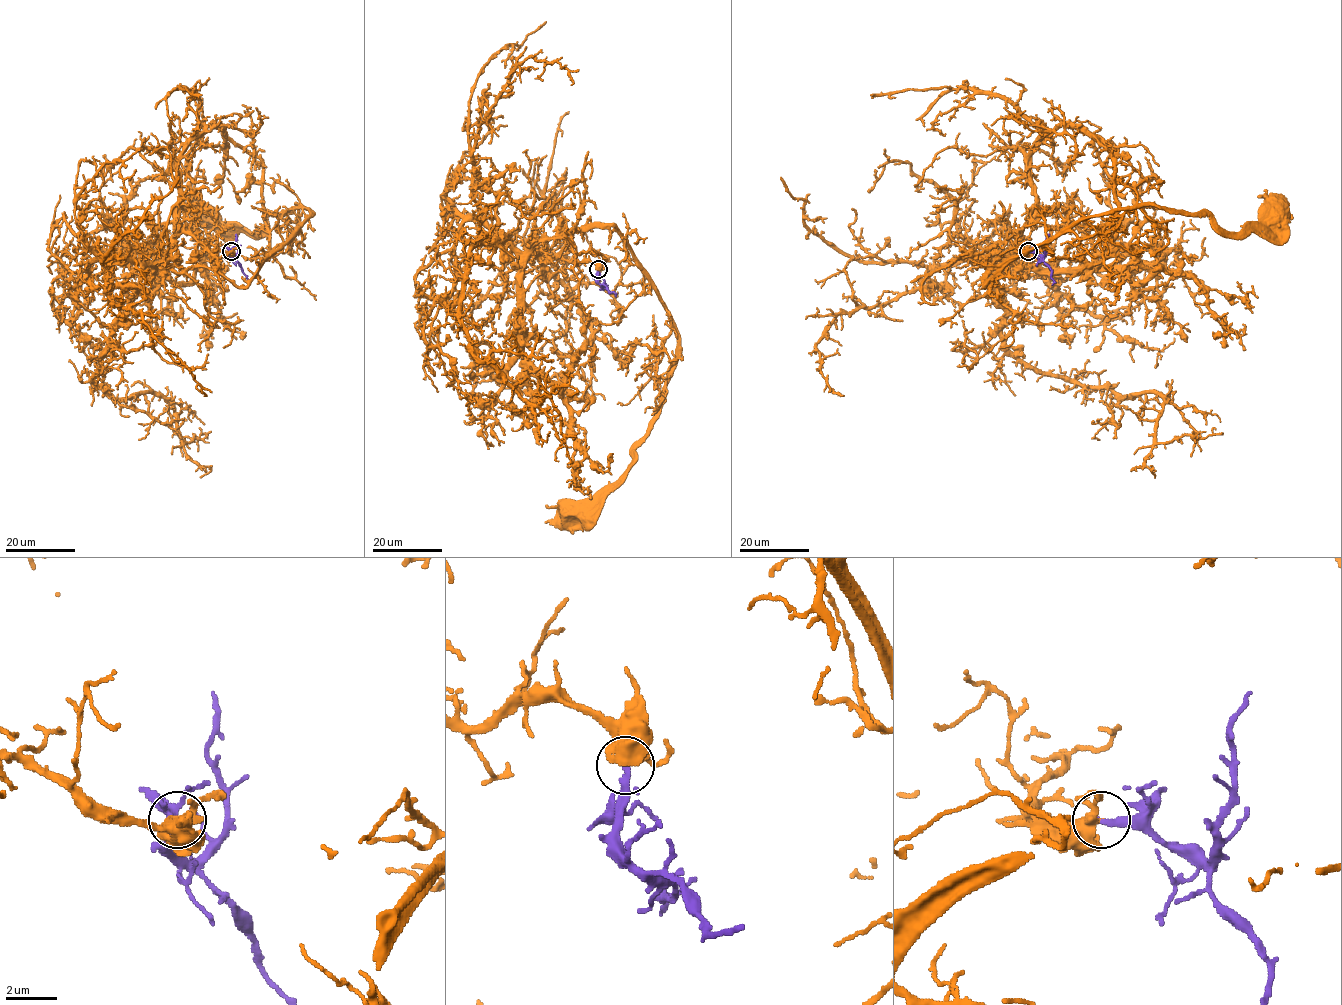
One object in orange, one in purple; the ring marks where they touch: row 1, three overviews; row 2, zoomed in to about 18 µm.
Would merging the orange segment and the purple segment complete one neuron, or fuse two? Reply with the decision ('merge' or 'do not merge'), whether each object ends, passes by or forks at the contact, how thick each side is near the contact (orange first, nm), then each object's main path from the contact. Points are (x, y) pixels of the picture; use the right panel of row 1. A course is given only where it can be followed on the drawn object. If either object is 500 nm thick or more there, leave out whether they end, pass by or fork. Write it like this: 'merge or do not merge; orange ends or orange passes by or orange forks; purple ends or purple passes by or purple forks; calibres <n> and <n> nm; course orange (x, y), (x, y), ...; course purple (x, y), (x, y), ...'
merge; orange passes by; purple ends; calibres 360 and 280 nm; course orange (1028, 251), (1018, 233), (984, 286), (1079, 221), (1118, 209), (1205, 213), (1240, 233), (1272, 215); course purple (1028, 251), (1043, 259), (1050, 269), (1052, 285)

